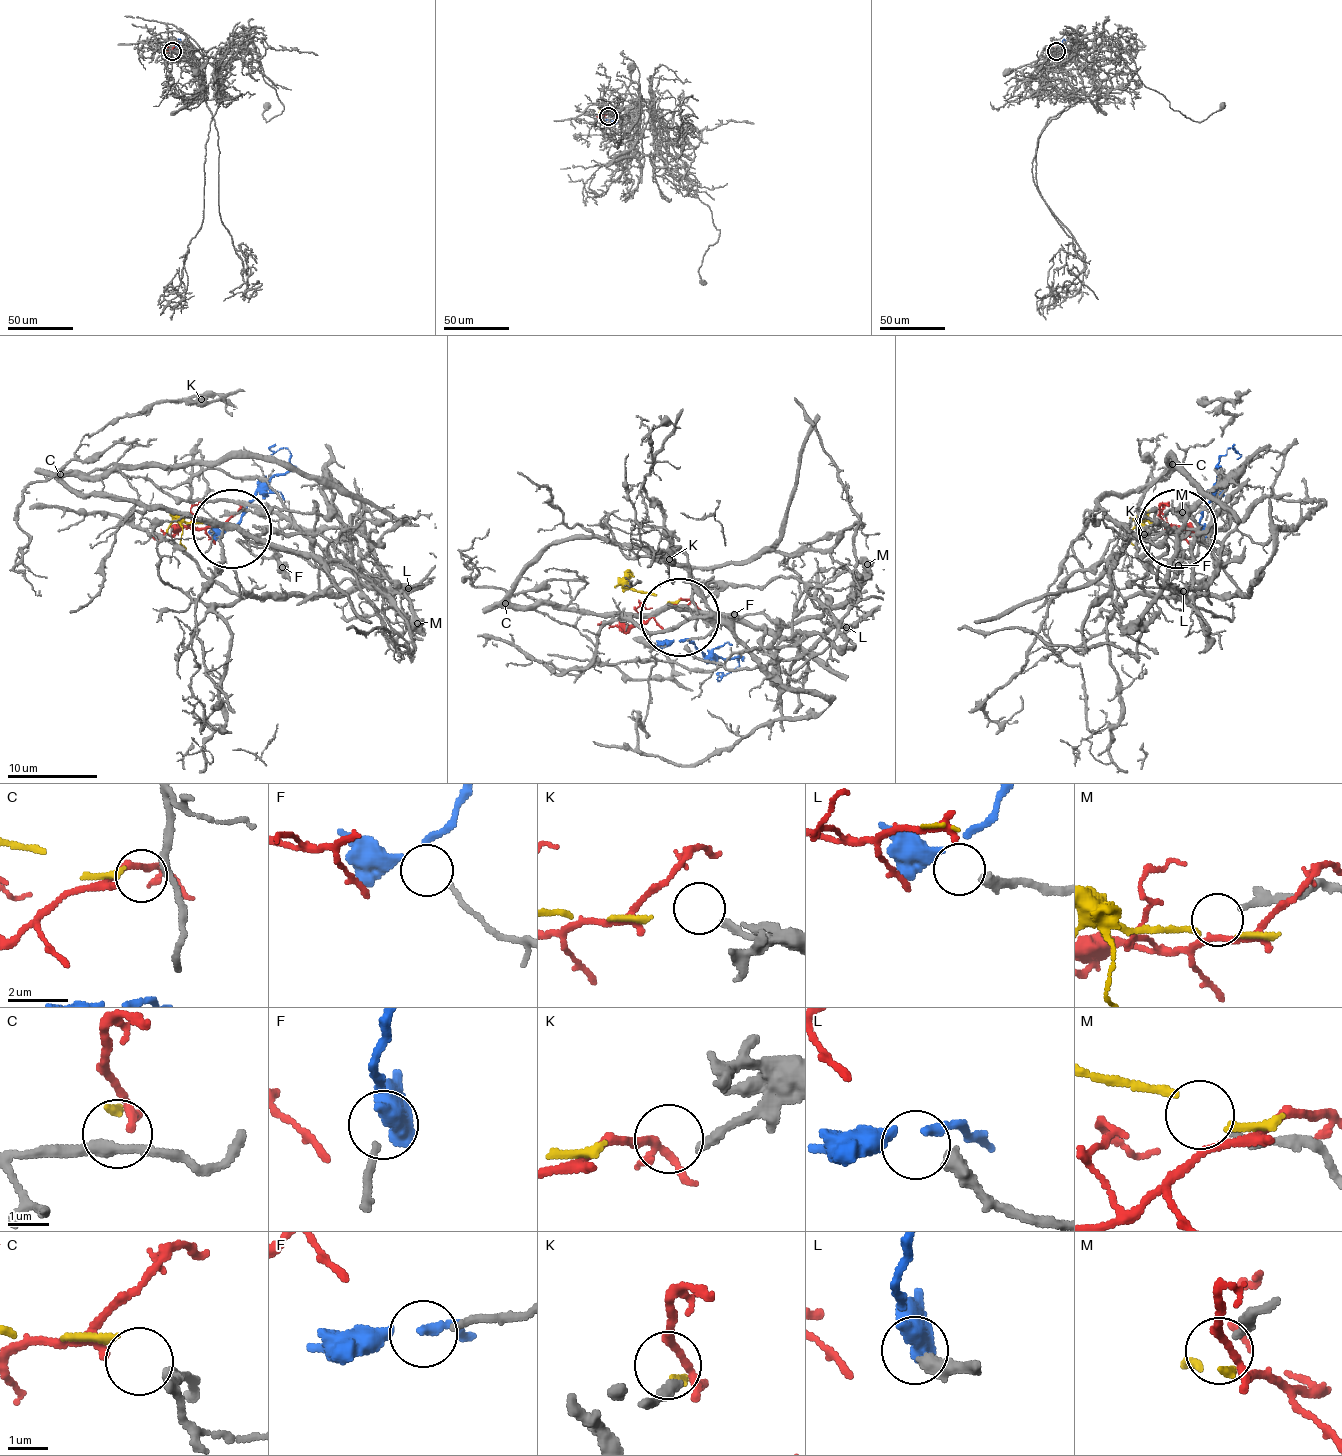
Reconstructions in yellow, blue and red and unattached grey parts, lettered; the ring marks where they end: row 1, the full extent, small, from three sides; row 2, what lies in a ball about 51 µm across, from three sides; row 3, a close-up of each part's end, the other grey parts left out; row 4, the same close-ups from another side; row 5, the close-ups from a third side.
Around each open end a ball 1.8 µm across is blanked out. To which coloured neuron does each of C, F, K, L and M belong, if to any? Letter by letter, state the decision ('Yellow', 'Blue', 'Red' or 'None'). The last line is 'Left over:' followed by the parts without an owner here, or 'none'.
C: Red
F: Blue
K: None
L: None
M: None
Left over: K, L, M

